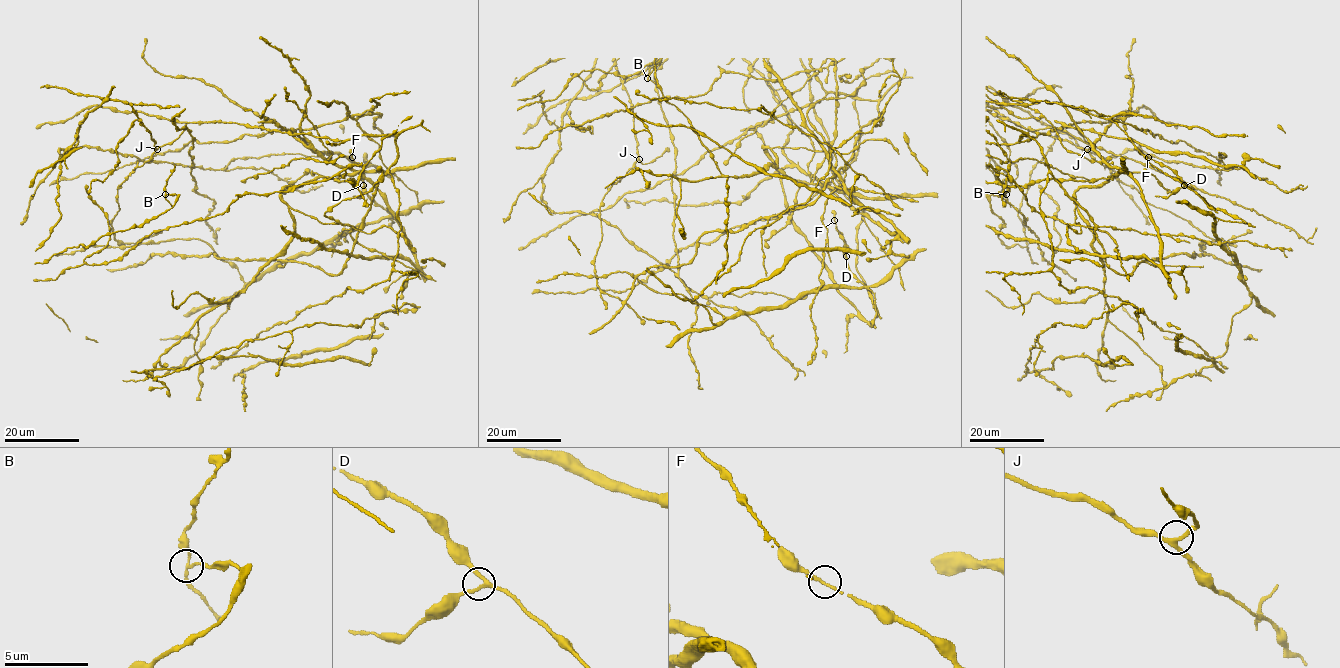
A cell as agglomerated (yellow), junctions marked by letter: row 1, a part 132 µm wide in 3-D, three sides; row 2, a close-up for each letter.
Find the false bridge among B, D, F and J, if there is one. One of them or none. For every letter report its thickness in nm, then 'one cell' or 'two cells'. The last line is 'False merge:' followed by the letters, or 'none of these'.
B: 130 nm thick; two cells
D: 240 nm thick; one cell
F: 170 nm thick; one cell
J: 220 nm thick; one cell
False merge: B

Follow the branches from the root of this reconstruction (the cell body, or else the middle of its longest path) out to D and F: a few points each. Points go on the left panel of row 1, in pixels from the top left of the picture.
D: (362, 226), (344, 229), (338, 243), (333, 241), (381, 218), (395, 221), (363, 185)
F: (362, 226), (344, 229), (338, 243), (333, 241), (381, 218), (395, 220), (366, 193), (362, 168), (352, 157)

